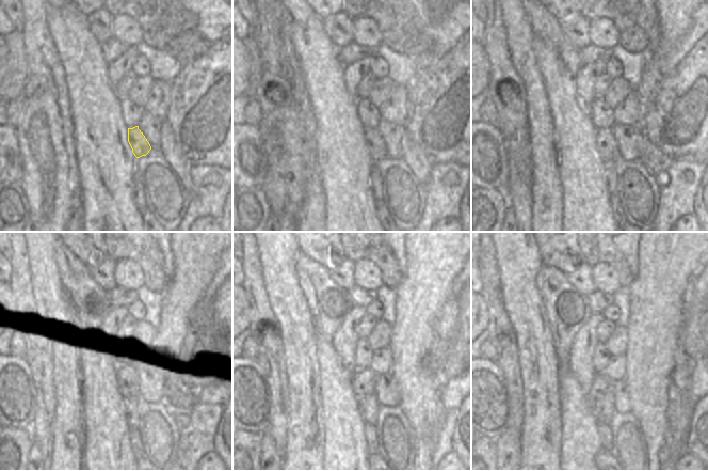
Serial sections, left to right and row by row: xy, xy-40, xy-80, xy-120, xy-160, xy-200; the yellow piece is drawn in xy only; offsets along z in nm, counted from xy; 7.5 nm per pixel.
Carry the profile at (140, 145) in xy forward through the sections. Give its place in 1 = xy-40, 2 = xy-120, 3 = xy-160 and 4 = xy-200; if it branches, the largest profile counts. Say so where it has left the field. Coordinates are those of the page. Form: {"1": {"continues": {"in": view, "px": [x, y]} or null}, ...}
{"1": {"continues": {"in": "xy-40", "px": [373, 141]}}, "2": {"continues": {"in": "xy-120", "px": [127, 385]}}, "3": {"continues": {"in": "xy-160", "px": [363, 380]}}, "4": {"continues": {"in": "xy-200", "px": [600, 385]}}}

